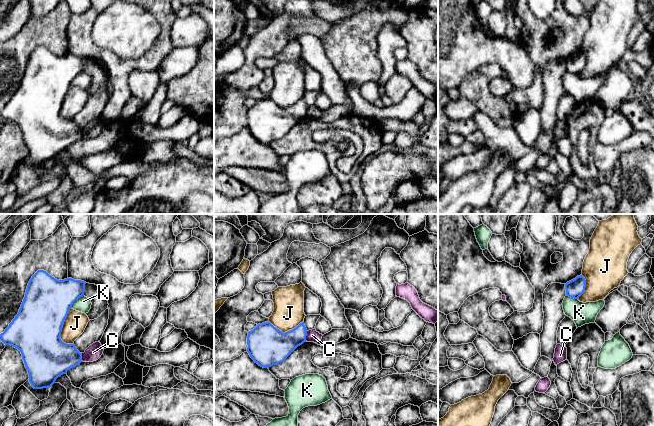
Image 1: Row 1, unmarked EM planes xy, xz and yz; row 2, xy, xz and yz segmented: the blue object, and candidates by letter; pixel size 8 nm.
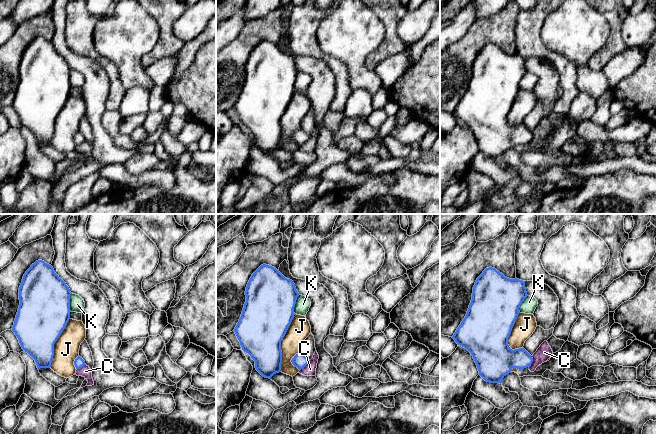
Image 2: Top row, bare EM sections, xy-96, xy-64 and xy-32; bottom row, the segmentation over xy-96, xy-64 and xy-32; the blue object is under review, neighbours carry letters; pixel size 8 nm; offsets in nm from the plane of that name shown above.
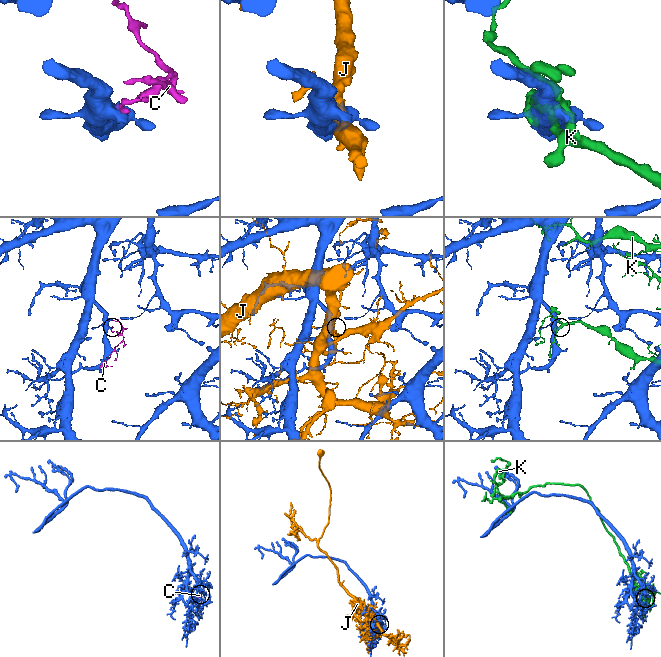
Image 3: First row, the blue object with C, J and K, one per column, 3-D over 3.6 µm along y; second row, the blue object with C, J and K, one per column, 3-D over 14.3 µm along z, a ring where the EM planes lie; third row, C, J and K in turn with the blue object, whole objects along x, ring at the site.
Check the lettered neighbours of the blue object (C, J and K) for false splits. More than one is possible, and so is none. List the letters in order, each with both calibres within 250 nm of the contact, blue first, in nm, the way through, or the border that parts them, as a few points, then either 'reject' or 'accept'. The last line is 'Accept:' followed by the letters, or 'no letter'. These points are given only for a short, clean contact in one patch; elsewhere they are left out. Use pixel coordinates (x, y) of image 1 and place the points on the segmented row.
C: calibres 240 and 100 nm; border xz (307, 331), (305, 340); reject
J: calibres 400 and 180 nm; reject
K: calibres 380 and 130 nm; reject
Accept: no letter

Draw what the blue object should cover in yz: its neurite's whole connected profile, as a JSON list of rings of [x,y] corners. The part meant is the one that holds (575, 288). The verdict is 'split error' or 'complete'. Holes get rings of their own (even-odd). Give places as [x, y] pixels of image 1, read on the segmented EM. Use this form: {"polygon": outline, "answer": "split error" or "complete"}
{"polygon": [[[582,275],[577,276],[575,279],[565,284],[566,295],[574,299],[579,299],[579,297],[584,293],[585,287],[585,278]]], "answer": "complete"}

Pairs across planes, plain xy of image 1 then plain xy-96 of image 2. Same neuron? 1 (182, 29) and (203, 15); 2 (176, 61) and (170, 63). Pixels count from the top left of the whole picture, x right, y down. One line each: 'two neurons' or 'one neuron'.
1: one neuron
2: one neuron

